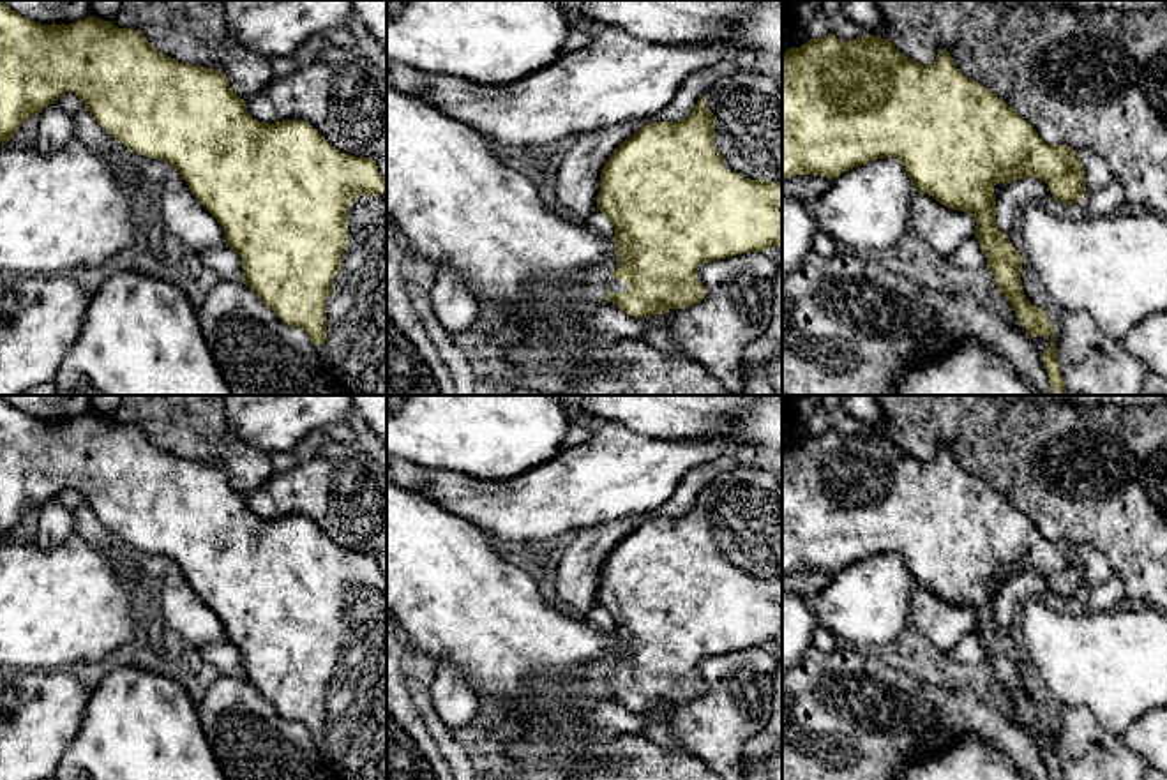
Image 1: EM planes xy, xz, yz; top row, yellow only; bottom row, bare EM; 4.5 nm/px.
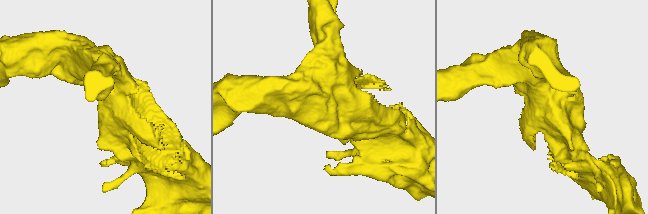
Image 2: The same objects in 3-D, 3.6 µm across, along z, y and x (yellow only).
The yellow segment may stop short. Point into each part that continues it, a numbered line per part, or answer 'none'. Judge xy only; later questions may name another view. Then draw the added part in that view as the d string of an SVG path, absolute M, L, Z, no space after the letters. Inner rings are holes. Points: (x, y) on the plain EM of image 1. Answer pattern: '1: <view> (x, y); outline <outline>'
1: xy (355, 745); outline M387 584L348 600L348 644L327 692L327 736L314 745L339 780L387 780Z

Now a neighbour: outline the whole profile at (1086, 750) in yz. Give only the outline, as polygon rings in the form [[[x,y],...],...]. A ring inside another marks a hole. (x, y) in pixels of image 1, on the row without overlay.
[[[1061,708],[1056,750],[1065,780],[1144,780],[1144,762],[1088,708]]]

